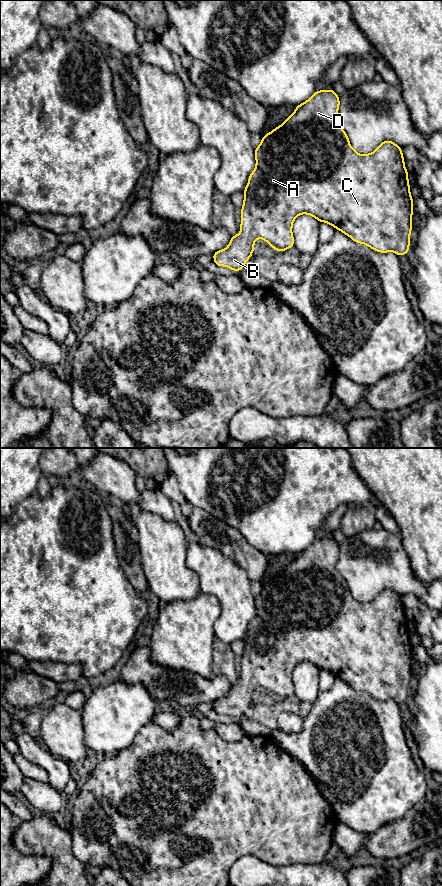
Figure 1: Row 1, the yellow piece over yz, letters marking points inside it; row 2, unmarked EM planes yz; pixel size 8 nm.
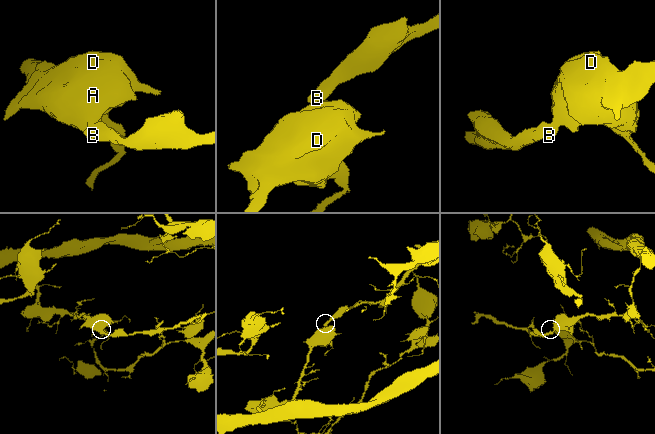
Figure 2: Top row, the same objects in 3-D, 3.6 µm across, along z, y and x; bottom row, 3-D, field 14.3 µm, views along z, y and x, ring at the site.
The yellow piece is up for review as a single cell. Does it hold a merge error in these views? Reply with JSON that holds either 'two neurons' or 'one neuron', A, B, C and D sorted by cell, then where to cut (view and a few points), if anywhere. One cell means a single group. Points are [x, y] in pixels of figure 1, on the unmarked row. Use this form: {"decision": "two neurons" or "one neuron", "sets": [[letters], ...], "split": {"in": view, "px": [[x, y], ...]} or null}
{"decision": "one neuron", "sets": [["A", "B", "C", "D"]], "split": null}

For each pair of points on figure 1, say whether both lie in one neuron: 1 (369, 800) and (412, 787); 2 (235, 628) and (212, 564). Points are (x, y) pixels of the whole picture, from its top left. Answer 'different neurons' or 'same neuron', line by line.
1: same neuron
2: same neuron

